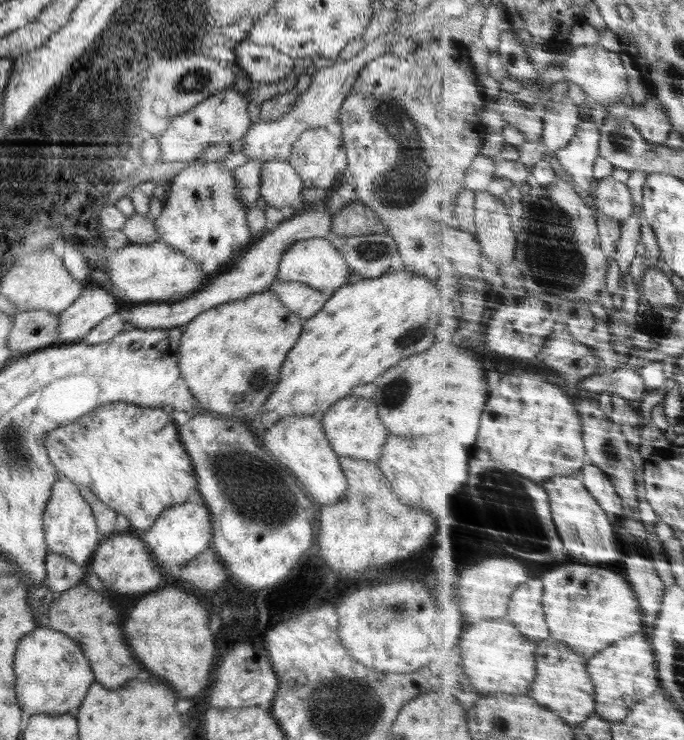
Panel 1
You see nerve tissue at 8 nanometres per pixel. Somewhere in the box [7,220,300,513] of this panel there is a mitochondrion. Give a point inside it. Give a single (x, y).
(260, 379)

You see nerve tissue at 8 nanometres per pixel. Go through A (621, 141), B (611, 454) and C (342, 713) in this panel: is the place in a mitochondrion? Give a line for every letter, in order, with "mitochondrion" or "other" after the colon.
A: mitochondrion
B: mitochondrion
C: mitochondrion

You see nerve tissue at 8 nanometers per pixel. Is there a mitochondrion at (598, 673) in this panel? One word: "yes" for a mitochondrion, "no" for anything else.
no

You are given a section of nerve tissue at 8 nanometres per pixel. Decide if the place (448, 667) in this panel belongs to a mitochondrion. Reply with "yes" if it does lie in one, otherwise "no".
no

